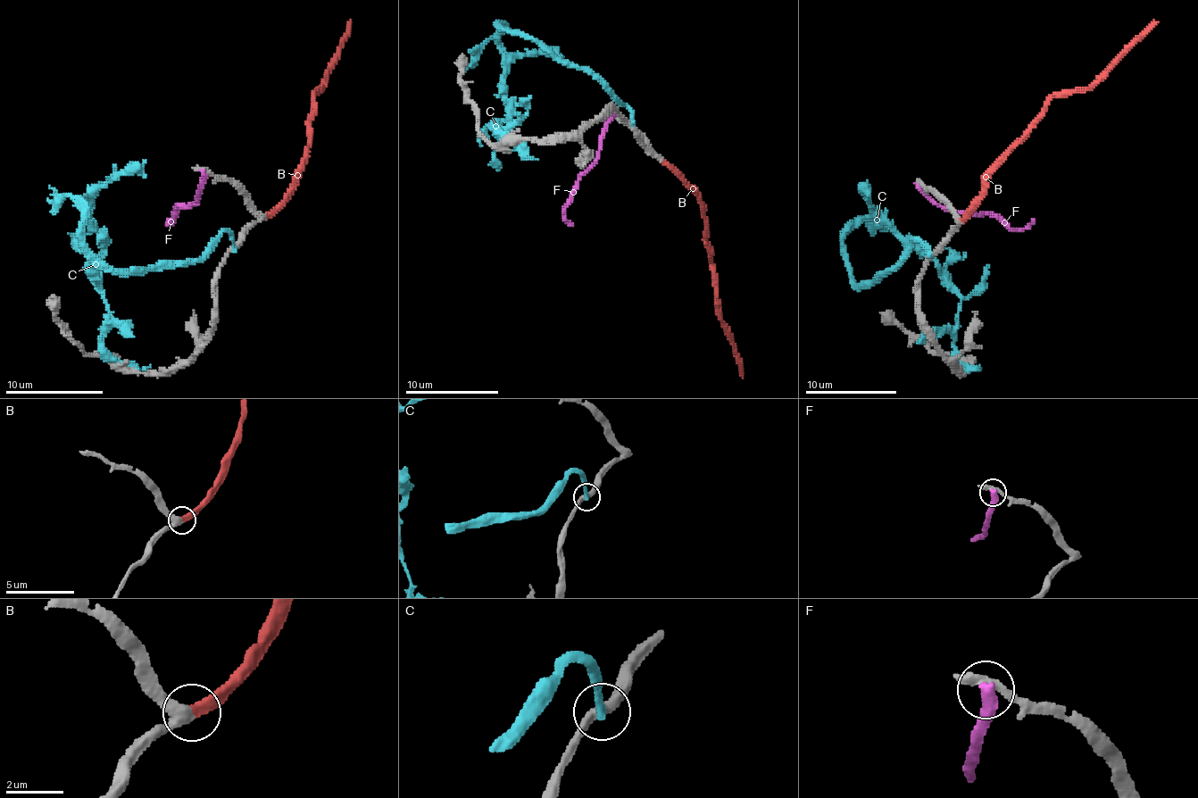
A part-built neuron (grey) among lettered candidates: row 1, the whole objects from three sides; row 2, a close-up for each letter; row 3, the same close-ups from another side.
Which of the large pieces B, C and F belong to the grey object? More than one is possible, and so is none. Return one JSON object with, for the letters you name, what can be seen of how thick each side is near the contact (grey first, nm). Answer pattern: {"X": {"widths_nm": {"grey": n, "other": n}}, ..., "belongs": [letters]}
{"B": {"widths_nm": {"grey": 320, "other": 380}}, "belongs": ["B"]}

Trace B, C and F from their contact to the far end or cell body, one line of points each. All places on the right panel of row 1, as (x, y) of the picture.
B: (961, 220), (979, 195), (982, 178), (1051, 99), (1083, 92), (1099, 83), (1158, 21)
C: (929, 254), (912, 239), (856, 284), (843, 238), (884, 220), (915, 242), (960, 298), (953, 351), (979, 364)
F: (919, 186), (943, 206), (1002, 219), (1011, 228), (1026, 228), (1034, 219)

